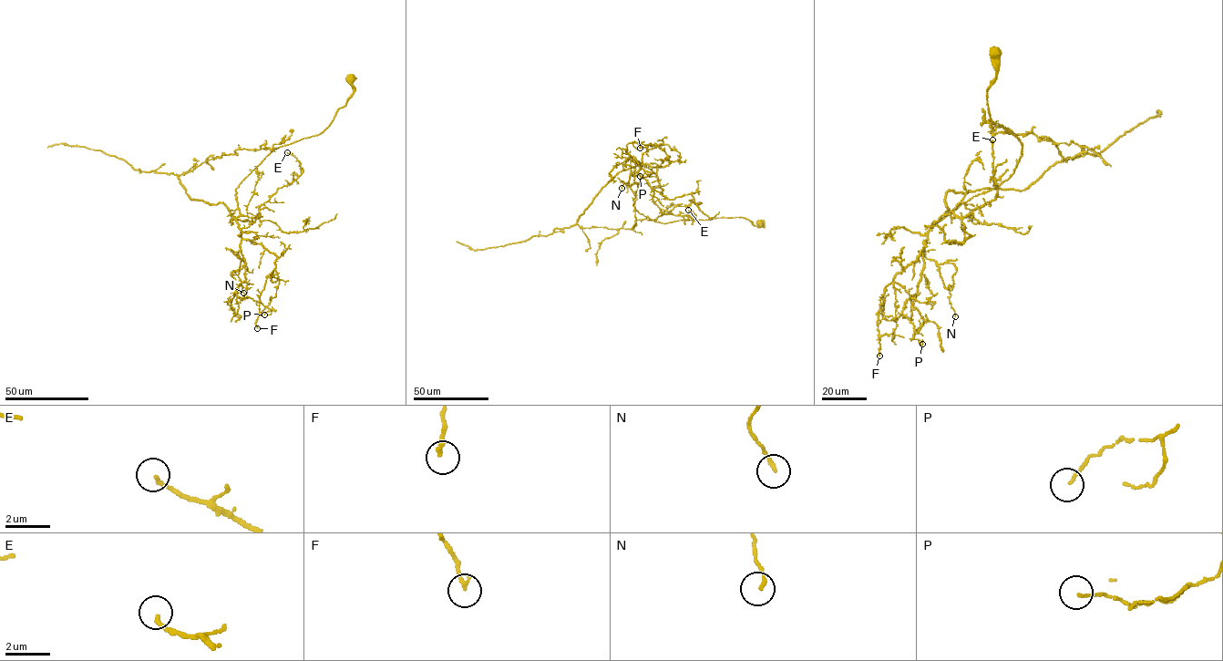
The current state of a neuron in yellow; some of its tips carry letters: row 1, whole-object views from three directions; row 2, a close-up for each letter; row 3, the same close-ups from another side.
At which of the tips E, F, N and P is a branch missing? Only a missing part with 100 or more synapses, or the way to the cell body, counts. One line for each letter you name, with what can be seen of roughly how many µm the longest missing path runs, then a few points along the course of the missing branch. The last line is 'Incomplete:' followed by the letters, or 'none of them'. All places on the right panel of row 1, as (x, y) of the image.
Incomplete: none of them

